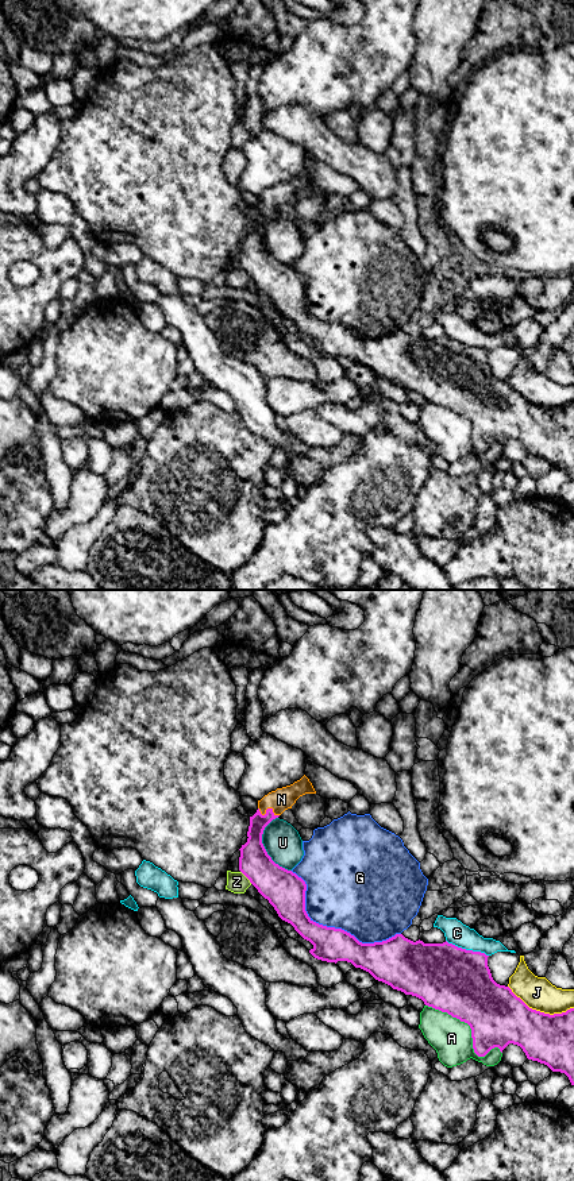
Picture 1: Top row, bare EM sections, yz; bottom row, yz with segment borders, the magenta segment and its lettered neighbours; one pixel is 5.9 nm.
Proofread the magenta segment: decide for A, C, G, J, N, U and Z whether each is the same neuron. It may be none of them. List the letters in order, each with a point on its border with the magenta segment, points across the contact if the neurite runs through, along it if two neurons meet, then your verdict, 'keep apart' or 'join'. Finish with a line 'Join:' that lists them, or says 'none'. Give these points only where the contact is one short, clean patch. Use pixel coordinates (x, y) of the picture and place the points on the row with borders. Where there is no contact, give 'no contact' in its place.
A: contact yz (472, 1031); keep apart
C: contact yz (467, 950); keep apart
G: contact yz (331, 927); keep apart
J: contact yz (539, 1011); keep apart
N: contact yz (266, 810); way yz (253, 849), (257, 824), (266, 810), (281, 799); join
U: contact yz (264, 848); keep apart
Z: contact yz (246, 876); keep apart
Join: N

